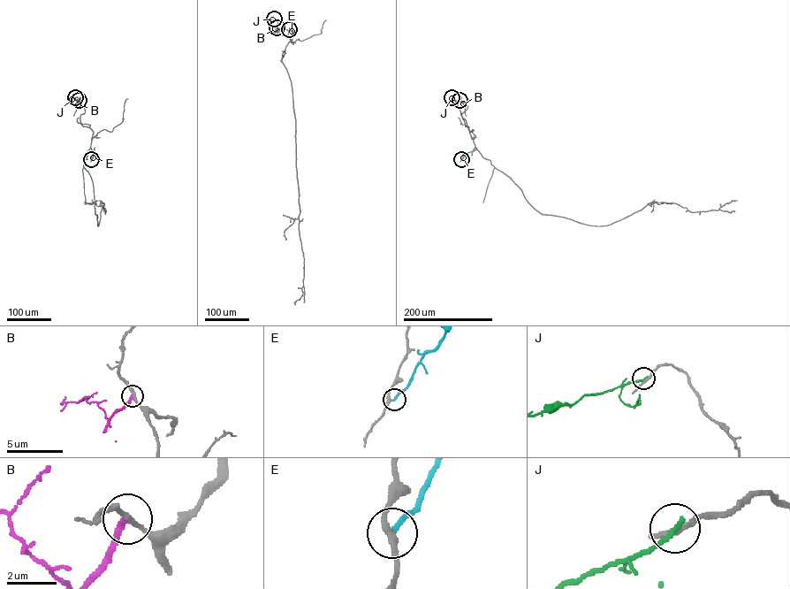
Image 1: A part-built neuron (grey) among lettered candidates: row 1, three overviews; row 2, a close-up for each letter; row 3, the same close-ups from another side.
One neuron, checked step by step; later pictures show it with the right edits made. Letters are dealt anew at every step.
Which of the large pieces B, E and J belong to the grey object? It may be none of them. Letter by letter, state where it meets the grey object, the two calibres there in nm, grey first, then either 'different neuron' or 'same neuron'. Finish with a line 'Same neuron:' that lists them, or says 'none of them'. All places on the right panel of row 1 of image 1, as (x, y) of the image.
B: contact (459, 100); calibres 200 and 240 nm; different neuron
E: contact (461, 159); calibres 240 and 220 nm; different neuron
J: contact (451, 97); calibres 190 and 240 nm; different neuron
Same neuron: none of them

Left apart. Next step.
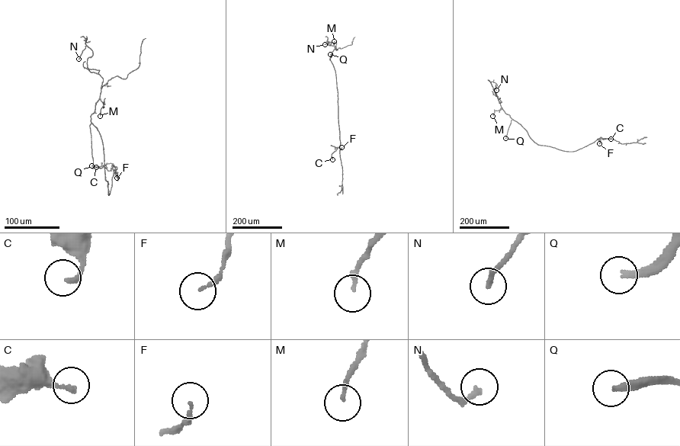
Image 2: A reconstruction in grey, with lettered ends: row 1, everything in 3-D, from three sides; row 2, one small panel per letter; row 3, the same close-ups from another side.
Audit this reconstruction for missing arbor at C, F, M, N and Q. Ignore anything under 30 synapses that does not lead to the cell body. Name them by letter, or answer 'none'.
Q

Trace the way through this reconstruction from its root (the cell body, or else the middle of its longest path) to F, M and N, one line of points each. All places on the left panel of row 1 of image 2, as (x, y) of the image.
F: (107, 183), (108, 195), (113, 174), (112, 167), (117, 178)
M: (107, 183), (102, 139), (91, 121), (91, 116), (94, 112), (99, 98), (104, 104), (100, 116)
N: (107, 183), (102, 139), (91, 117), (103, 78), (88, 68), (87, 59), (93, 52), (87, 46), (78, 59)

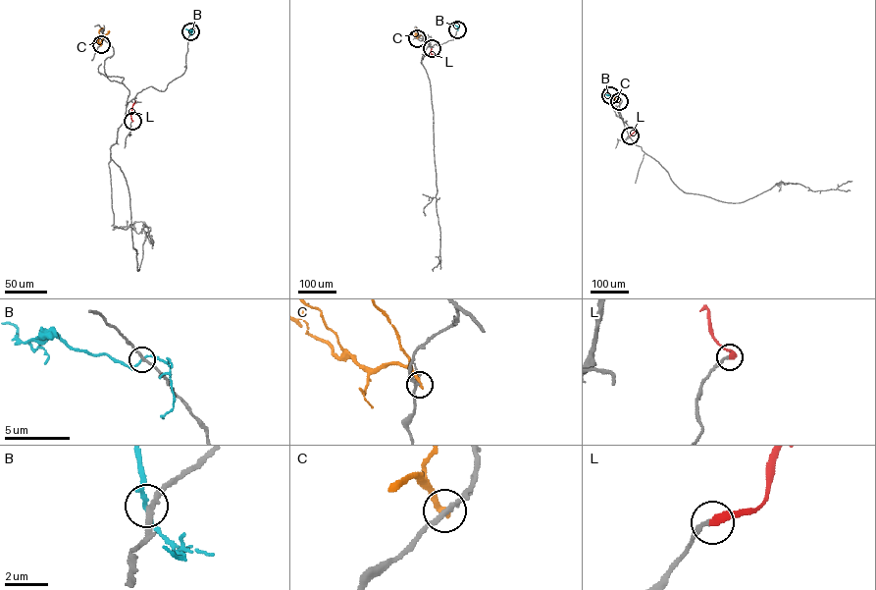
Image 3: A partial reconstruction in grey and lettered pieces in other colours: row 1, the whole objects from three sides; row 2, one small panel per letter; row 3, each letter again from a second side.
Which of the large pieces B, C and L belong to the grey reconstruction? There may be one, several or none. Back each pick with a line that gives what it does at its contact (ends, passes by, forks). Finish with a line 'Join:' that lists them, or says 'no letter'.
L: it ends
Join: L

